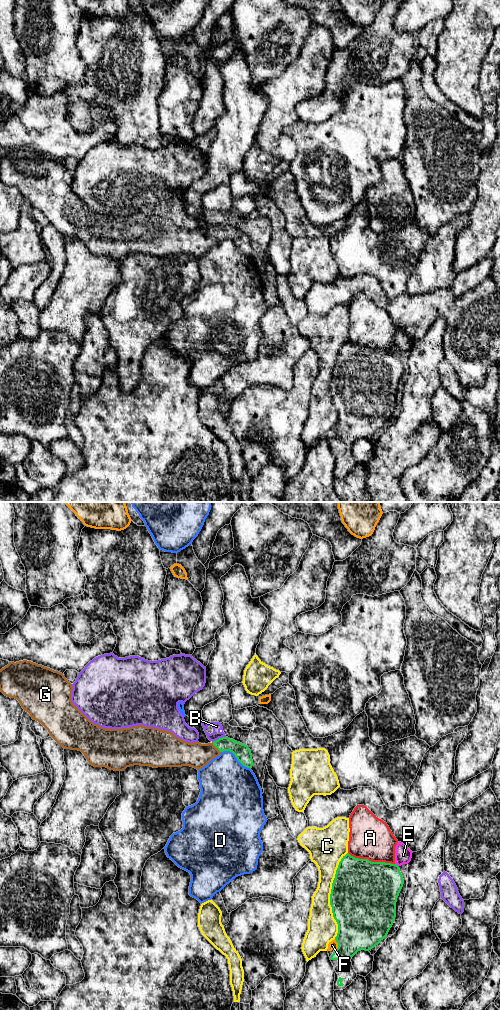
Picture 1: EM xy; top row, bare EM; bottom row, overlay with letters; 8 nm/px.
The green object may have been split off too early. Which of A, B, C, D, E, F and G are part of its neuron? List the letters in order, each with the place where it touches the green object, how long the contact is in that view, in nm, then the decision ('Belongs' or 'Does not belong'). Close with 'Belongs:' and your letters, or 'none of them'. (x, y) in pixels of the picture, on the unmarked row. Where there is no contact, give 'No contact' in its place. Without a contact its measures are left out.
A: Touches green at xy (370, 349). Shared border 380 nm. Does not belong
B: Touches green at xy (219, 226). Shared border 120 nm. Does not belong
C: Touches green at xy (330, 383). Shared border 700 nm. Does not belong
D: Touches green at xy (235, 244). Shared border 280 nm. Does not belong
E: Touches green at xy (397, 353). Shared border 40 nm. Does not belong
F: Touches green at xy (338, 433). Shared border 100 nm. Does not belong
G: Touches green at xy (215, 234). Shared border 110 nm. Belongs
Belongs: G

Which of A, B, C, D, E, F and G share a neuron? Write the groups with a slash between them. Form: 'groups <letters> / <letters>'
groups A / B / C / D / E F / G

